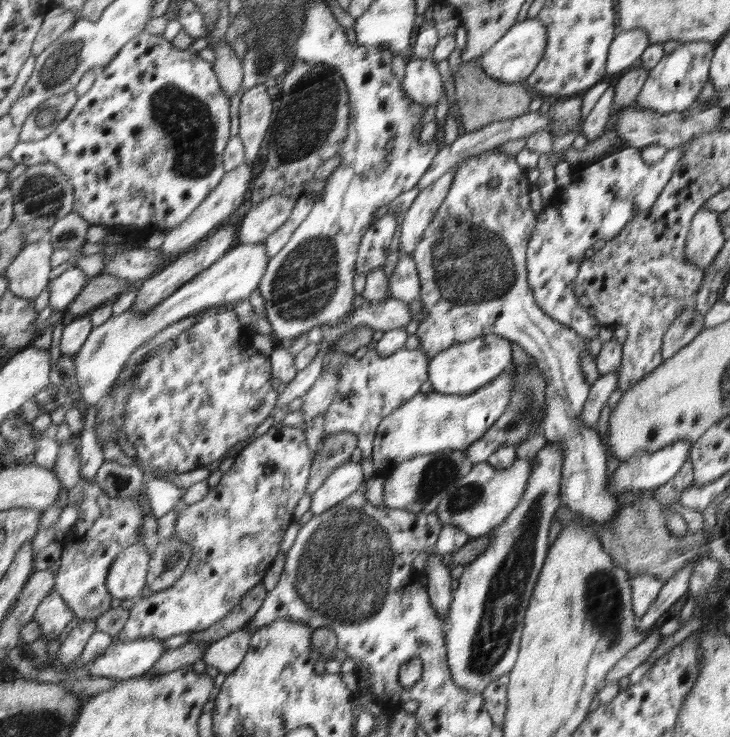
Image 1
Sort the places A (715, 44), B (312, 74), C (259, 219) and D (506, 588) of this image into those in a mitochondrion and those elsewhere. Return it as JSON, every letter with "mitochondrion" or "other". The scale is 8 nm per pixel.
{"A":"other","B":"mitochondrion","C":"other","D":"mitochondrion"}

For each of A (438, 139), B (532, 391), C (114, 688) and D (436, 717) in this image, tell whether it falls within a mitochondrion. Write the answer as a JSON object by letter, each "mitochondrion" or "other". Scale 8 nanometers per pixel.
{"A":"other","B":"mitochondrion","C":"other","D":"other"}

